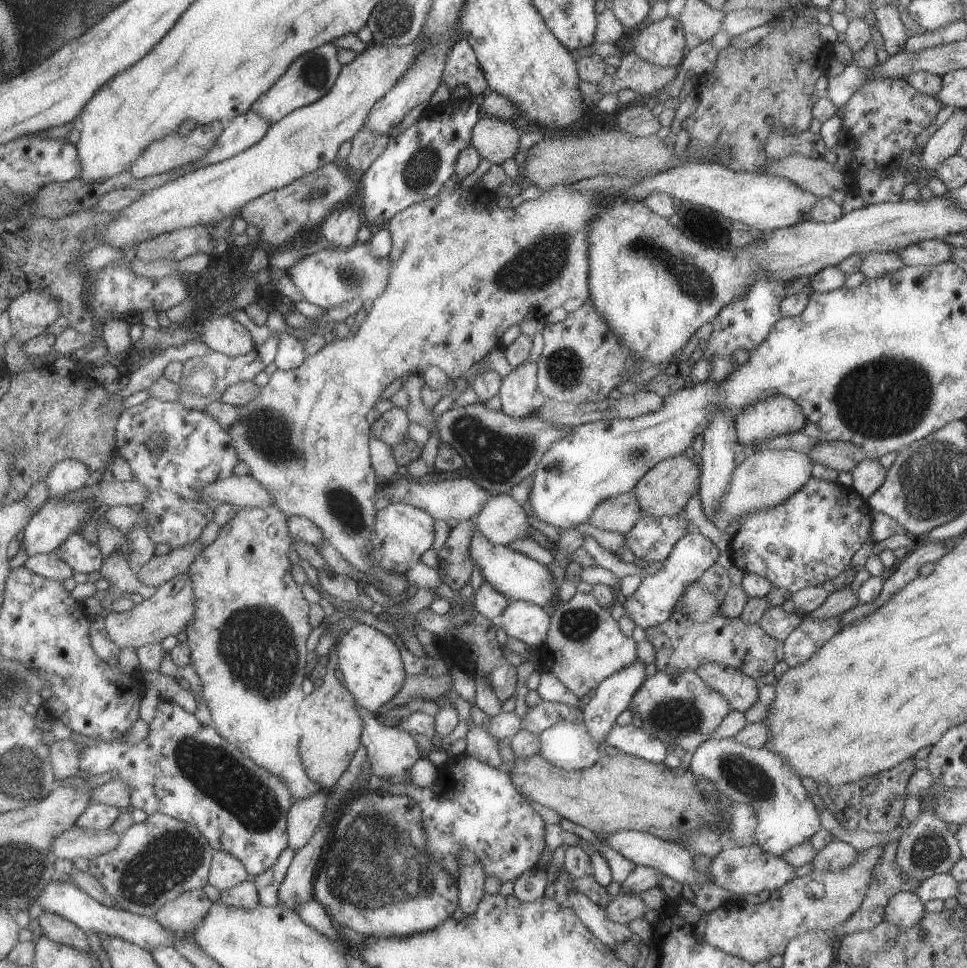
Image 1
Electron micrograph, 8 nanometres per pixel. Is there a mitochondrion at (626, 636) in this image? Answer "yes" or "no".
no

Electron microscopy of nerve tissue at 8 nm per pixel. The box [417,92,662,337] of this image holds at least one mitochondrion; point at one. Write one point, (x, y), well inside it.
(536, 267)

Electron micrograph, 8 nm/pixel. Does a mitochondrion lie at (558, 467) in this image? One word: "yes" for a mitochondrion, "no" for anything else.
yes

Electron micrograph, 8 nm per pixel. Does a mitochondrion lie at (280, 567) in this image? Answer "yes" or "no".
no

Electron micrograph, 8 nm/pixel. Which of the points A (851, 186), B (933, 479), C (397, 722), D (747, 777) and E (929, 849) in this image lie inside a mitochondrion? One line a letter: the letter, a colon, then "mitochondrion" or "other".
A: other
B: mitochondrion
C: other
D: mitochondrion
E: mitochondrion

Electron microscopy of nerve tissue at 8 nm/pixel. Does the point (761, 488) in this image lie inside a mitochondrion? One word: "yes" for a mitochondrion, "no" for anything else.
yes

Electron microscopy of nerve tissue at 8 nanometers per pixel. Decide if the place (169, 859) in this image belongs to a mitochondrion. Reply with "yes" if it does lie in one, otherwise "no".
yes

